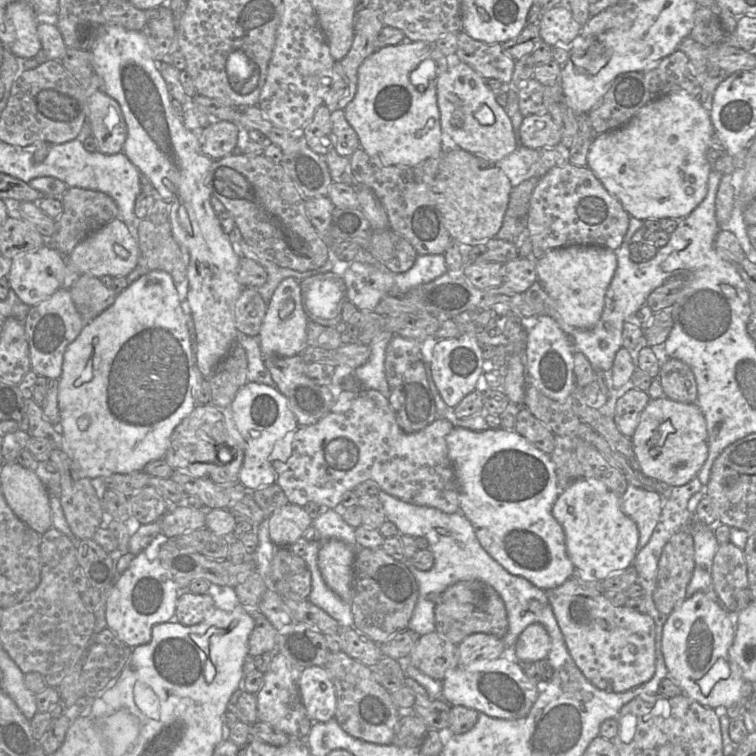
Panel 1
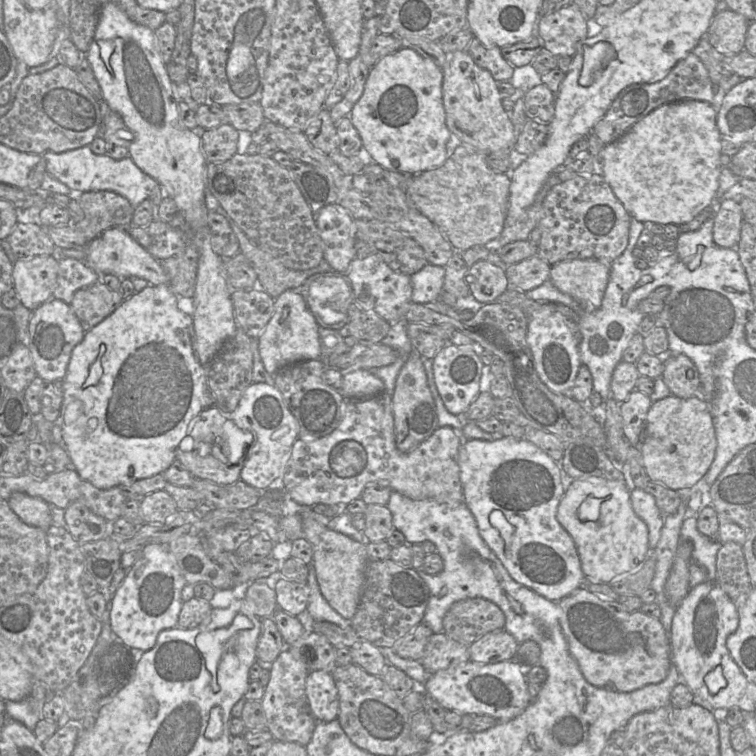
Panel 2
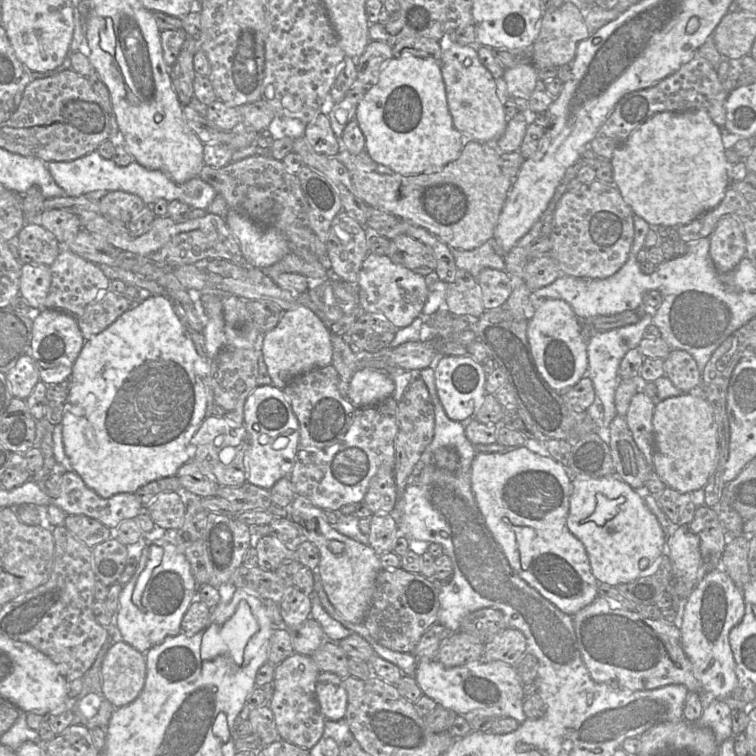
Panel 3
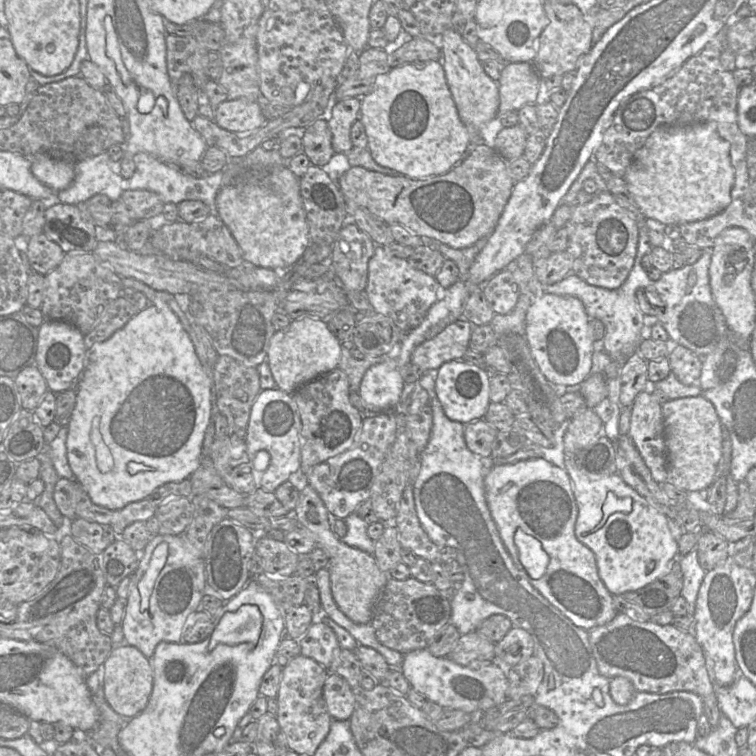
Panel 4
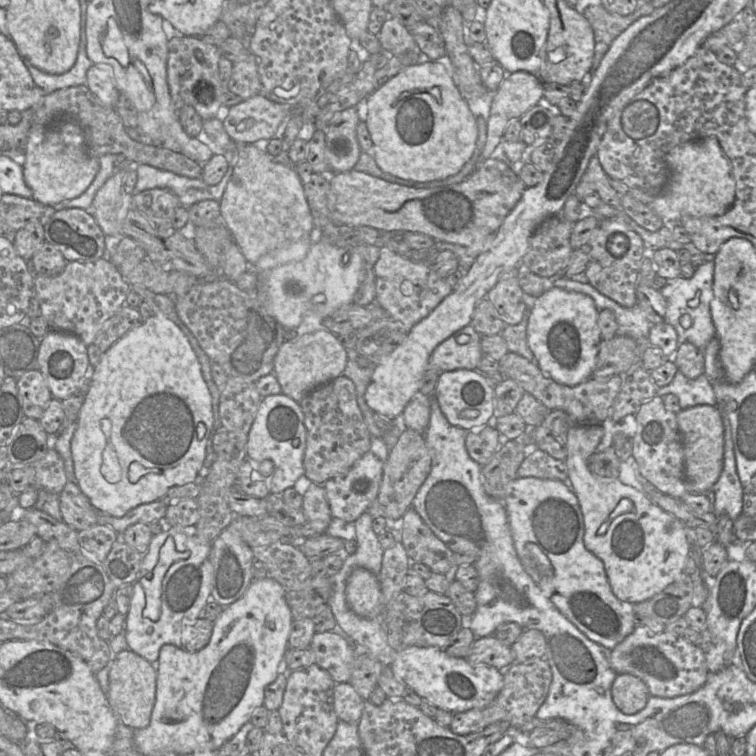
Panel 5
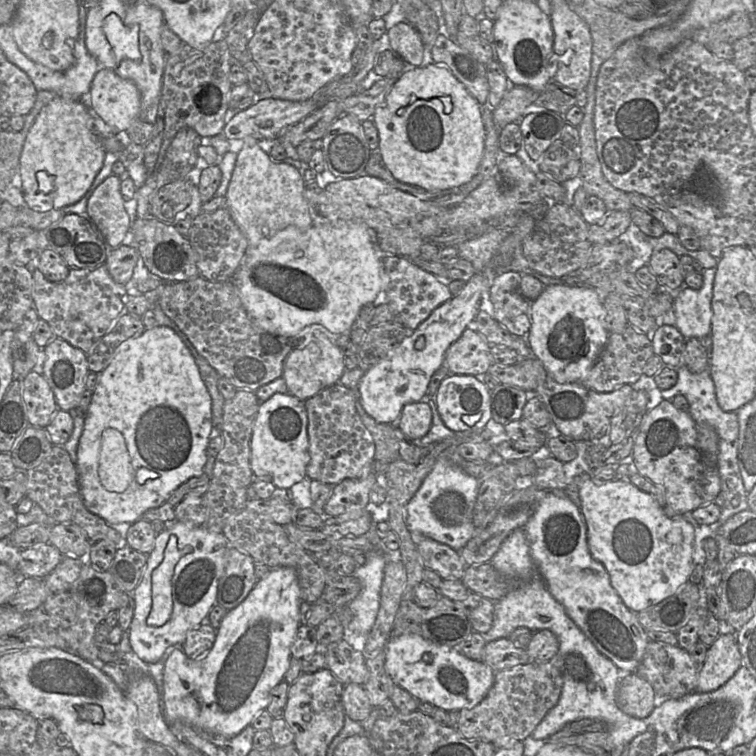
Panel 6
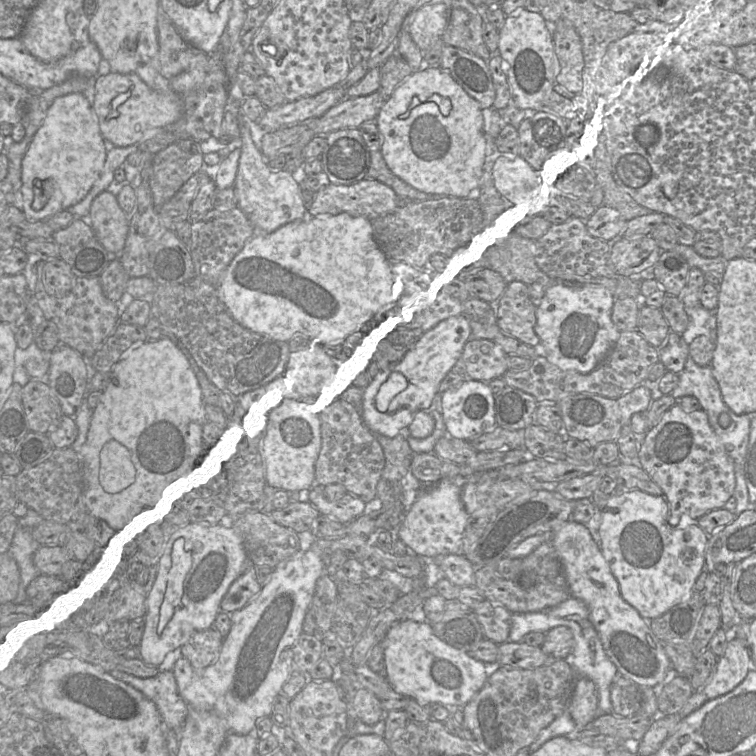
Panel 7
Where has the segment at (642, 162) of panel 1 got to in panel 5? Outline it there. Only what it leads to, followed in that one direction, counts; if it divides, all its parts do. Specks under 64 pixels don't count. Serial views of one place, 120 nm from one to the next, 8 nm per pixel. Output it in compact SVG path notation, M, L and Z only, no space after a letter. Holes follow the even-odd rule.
M714 136L683 142L666 155L669 178L648 205L663 223L678 223L684 216L715 217L726 213L735 200L731 164Z

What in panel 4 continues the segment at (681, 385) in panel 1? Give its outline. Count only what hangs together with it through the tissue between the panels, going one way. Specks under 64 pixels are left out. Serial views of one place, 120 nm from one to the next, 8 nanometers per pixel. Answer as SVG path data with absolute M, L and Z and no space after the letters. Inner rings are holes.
M671 345L668 361L671 372L682 384L699 384L702 362L690 349L682 345Z

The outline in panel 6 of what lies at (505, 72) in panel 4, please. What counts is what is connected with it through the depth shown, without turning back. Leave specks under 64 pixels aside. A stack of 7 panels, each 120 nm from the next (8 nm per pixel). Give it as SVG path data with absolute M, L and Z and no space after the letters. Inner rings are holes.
M513 85L509 88L499 105L493 109L493 122L500 131L511 122L518 122L525 109L537 99L539 93L523 85Z

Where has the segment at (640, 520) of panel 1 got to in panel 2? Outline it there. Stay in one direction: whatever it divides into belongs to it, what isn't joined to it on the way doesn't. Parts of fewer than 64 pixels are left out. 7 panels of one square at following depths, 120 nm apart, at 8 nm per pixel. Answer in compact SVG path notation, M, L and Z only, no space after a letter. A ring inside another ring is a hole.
M641 488L630 490L631 505L634 512L648 527L649 548L655 549L664 524L664 514L656 505L653 495Z

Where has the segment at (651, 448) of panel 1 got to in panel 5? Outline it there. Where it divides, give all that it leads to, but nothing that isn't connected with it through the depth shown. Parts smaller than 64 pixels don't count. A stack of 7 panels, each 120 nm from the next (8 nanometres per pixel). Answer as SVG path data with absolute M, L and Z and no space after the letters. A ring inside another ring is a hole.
M696 405L676 413L682 436L688 492L707 493L718 480L724 462L724 426L719 409L711 405Z

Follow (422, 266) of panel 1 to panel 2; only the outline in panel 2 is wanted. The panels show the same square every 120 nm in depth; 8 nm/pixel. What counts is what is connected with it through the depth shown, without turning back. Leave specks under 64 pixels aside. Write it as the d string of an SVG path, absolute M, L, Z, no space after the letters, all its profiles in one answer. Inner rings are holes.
M427 263L420 271L410 276L411 301L429 303L439 300L443 291L445 267Z

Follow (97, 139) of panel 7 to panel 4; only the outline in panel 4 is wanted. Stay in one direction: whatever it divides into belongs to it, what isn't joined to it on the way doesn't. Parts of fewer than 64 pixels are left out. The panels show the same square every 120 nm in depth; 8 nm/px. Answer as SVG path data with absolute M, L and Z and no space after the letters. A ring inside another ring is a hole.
M35 156L30 160L32 174L54 192L66 189L75 178L74 163L48 156Z

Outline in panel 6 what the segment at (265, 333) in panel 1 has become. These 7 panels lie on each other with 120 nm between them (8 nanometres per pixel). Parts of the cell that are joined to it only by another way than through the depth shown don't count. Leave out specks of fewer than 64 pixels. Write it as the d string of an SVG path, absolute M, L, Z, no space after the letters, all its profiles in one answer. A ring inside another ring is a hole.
M325 335L316 337L302 349L292 349L284 361L282 374L288 393L299 400L305 401L321 390L339 382L345 371L344 358L341 349Z

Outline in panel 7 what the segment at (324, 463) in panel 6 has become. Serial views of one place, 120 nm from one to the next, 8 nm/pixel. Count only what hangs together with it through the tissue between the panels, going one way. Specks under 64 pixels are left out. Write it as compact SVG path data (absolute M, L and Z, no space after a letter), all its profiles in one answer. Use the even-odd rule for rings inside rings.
M332 388L319 391L308 399L311 442L316 450L315 484L338 483L363 501L376 498L376 484L382 477L384 454L370 430L364 427L357 408Z

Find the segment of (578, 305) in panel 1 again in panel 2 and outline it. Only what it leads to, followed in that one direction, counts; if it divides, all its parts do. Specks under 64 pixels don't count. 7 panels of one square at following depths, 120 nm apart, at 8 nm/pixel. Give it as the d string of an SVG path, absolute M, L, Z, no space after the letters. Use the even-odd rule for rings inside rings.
M573 259L552 265L549 280L585 310L593 311L601 305L609 274L610 264L597 259Z

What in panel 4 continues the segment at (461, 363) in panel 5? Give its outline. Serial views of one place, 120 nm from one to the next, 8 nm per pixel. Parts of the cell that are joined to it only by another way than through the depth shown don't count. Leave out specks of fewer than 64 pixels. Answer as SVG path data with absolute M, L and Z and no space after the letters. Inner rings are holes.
M456 320L434 338L418 345L411 354L410 363L421 371L427 371L437 370L448 361L461 359L468 349L472 328L467 320Z

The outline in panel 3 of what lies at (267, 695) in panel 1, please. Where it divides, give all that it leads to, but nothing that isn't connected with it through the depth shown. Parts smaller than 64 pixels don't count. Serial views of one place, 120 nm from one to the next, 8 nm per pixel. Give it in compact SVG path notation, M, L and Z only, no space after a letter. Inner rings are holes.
M293 653L275 666L273 696L268 703L275 719L279 739L310 750L321 739L326 718L316 698L320 670L310 656Z

